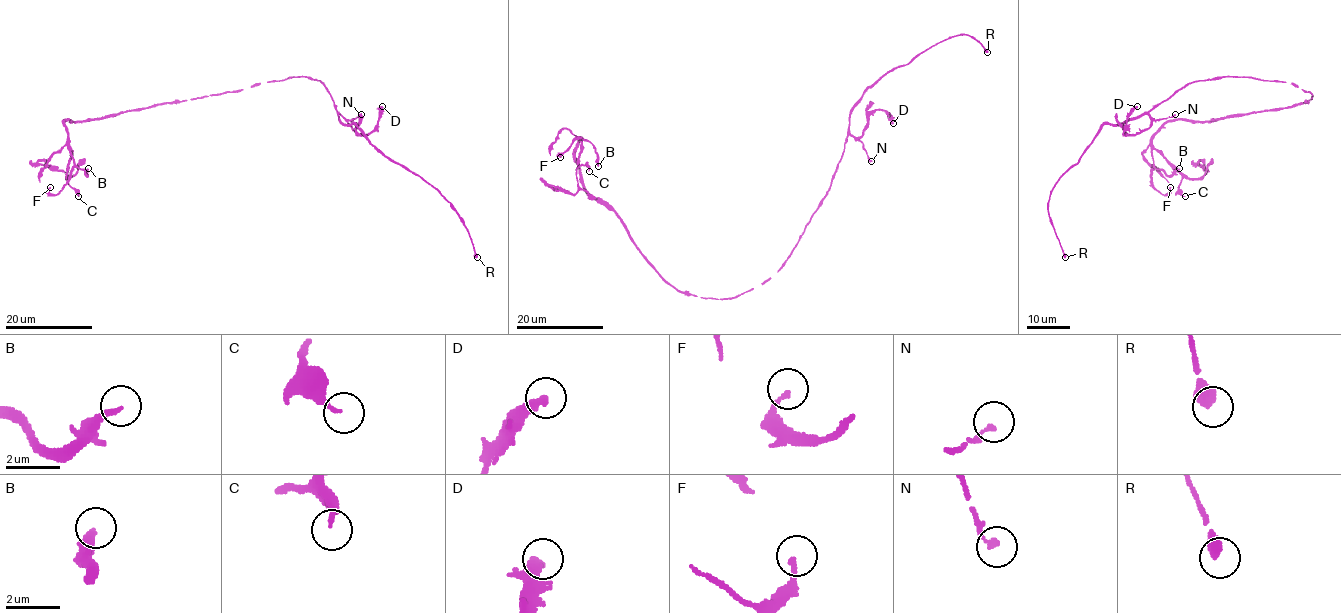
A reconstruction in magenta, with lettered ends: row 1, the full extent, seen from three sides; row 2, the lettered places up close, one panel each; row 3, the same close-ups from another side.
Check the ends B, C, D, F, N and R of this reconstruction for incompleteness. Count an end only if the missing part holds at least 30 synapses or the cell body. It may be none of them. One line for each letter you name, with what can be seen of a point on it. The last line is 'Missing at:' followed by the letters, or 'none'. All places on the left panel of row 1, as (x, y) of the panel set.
Missing at: none

